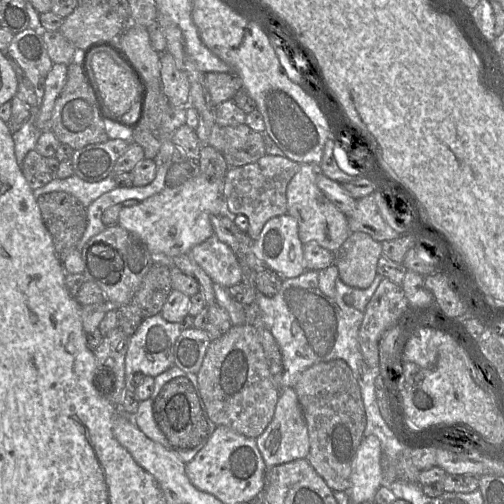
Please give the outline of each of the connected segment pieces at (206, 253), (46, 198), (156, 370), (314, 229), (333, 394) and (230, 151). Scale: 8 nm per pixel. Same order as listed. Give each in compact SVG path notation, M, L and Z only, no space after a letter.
M215 234L194 246L190 254L213 283L229 288L242 281L242 265L238 257Z
M63 191L45 193L37 199L37 204L62 263L76 249L87 228L87 208Z
M159 313L145 319L128 339L125 376L141 373L154 378L173 366L173 346L180 333L179 322L168 322Z
M309 163L299 164L299 170L290 180L286 190L288 214L296 219L299 238L303 244L315 243L333 253L339 252L351 234L348 218L319 189L318 166Z
M341 359L317 363L306 369L294 387L307 423L310 451L306 459L333 491L348 492L351 486L352 462L363 439L366 413L359 384L348 366Z
M245 123L222 129L225 138L223 156L229 167L254 163L266 154L263 134Z

